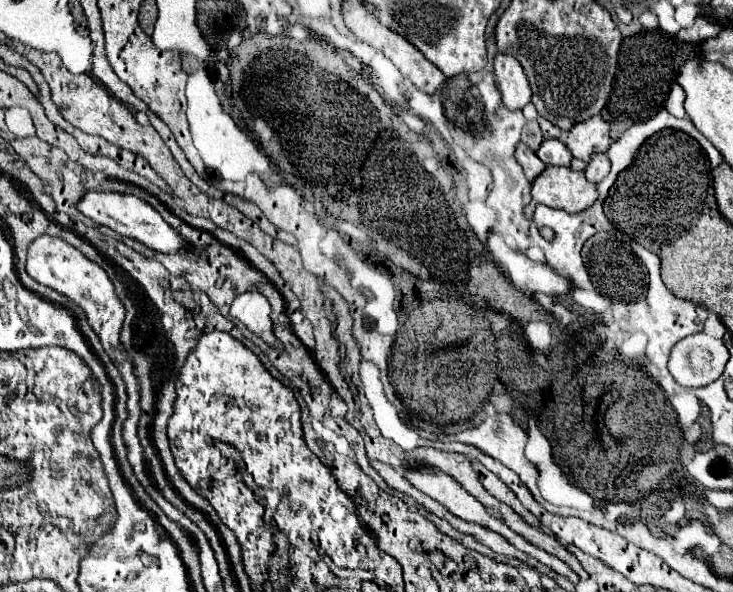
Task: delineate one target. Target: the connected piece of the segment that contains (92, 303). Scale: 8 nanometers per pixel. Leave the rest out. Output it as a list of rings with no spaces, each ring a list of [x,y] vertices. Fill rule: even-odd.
[[[49,234],[39,236],[37,240],[33,240],[29,244],[25,270],[35,282],[57,290],[59,294],[67,296],[69,300],[73,300],[75,304],[79,304],[83,308],[83,312],[87,314],[89,326],[95,330],[95,334],[99,336],[105,352],[109,354],[109,358],[117,366],[117,370],[119,370],[119,374],[121,374],[121,378],[123,378],[123,382],[127,386],[127,420],[123,422],[123,440],[125,440],[125,446],[127,446],[127,460],[129,460],[129,464],[133,468],[133,474],[137,476],[137,480],[145,488],[145,484],[151,482],[151,478],[149,478],[149,474],[145,470],[143,450],[141,450],[141,444],[139,444],[139,438],[137,438],[137,420],[139,420],[139,414],[141,414],[139,404],[137,404],[139,386],[137,386],[137,380],[135,380],[135,374],[133,374],[131,358],[123,352],[121,342],[119,342],[119,332],[121,332],[121,324],[123,324],[123,318],[125,318],[125,308],[119,302],[109,276],[105,274],[105,270],[101,266],[91,262],[87,256],[83,256],[75,246],[67,244],[61,238],[49,236]]]

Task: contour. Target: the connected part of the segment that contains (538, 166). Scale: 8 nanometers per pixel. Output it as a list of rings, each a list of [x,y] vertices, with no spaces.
[[[519,144],[519,146],[517,146],[515,156],[517,156],[519,164],[523,166],[525,176],[527,176],[531,182],[545,170],[545,164],[539,160],[539,156],[537,156],[531,148],[527,148],[525,144]]]

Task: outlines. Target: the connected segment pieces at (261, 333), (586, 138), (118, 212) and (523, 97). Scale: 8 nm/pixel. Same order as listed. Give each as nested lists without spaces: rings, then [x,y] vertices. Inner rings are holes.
[[[255,290],[239,294],[231,304],[231,316],[235,320],[243,322],[253,334],[263,338],[267,344],[283,350],[281,342],[273,334],[273,322],[271,322],[269,314],[271,314],[269,302],[265,300],[265,296],[261,296]]]
[[[593,116],[585,122],[575,124],[565,138],[565,144],[571,150],[571,154],[587,162],[591,160],[591,154],[607,152],[609,142],[609,124],[601,116]]]
[[[87,190],[81,200],[77,202],[77,210],[95,220],[101,226],[109,226],[111,230],[115,230],[117,234],[135,238],[139,242],[143,242],[145,246],[159,250],[159,252],[177,252],[187,248],[187,242],[161,218],[161,214],[157,210],[153,210],[145,200],[141,200],[139,196],[133,194],[119,194],[119,192],[99,192],[99,190]]]
[[[495,54],[493,74],[497,88],[503,94],[503,104],[509,110],[521,110],[531,102],[531,88],[521,64],[507,54]]]

